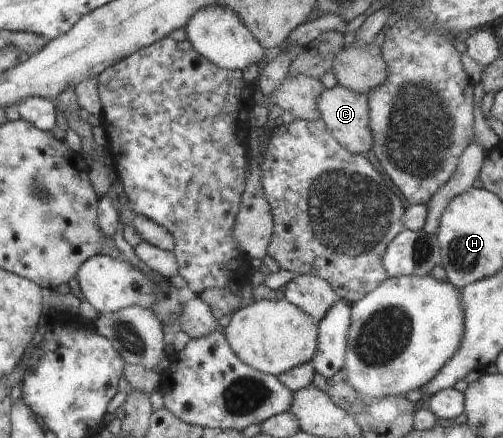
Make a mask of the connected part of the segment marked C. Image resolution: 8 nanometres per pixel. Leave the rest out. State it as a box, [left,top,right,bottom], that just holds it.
[316,83,373,154]

